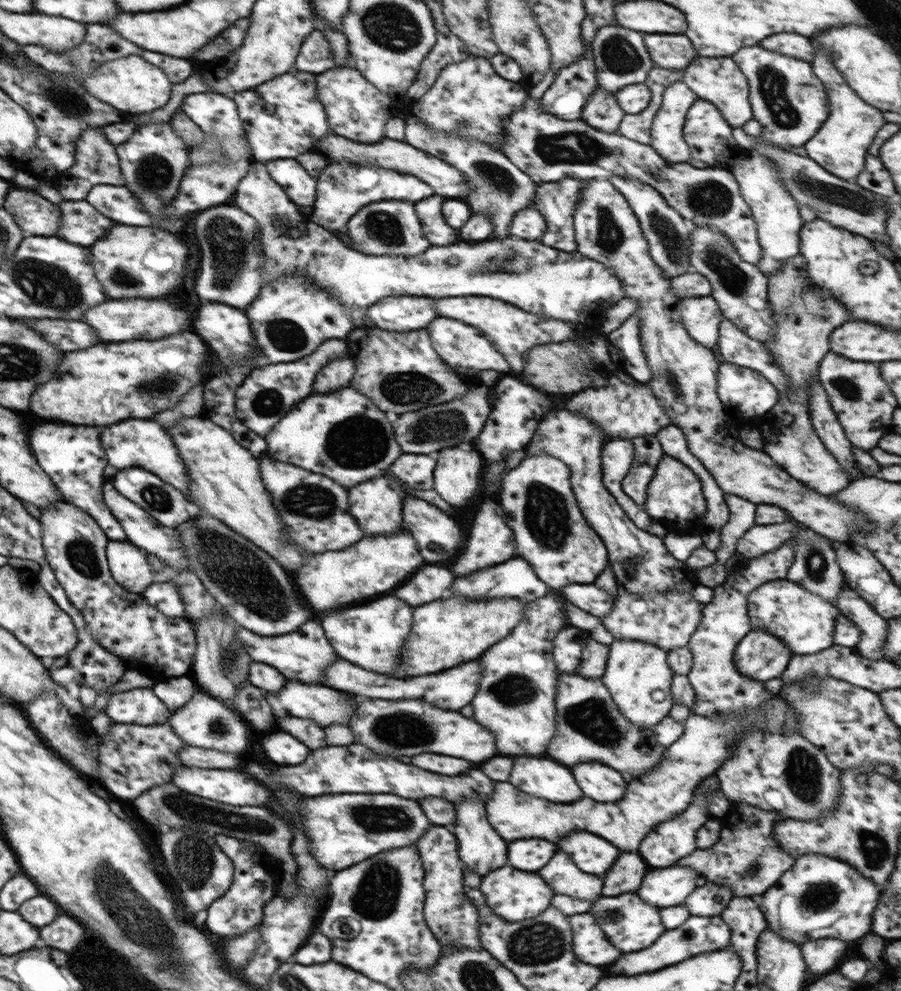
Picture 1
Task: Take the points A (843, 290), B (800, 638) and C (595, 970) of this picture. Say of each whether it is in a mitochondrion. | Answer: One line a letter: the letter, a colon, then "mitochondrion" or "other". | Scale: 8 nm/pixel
A: other
B: other
C: other

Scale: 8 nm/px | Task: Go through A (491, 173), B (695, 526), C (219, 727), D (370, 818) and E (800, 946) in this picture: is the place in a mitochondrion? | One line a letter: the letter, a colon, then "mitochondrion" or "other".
A: mitochondrion
B: other
C: mitochondrion
D: mitochondrion
E: other

